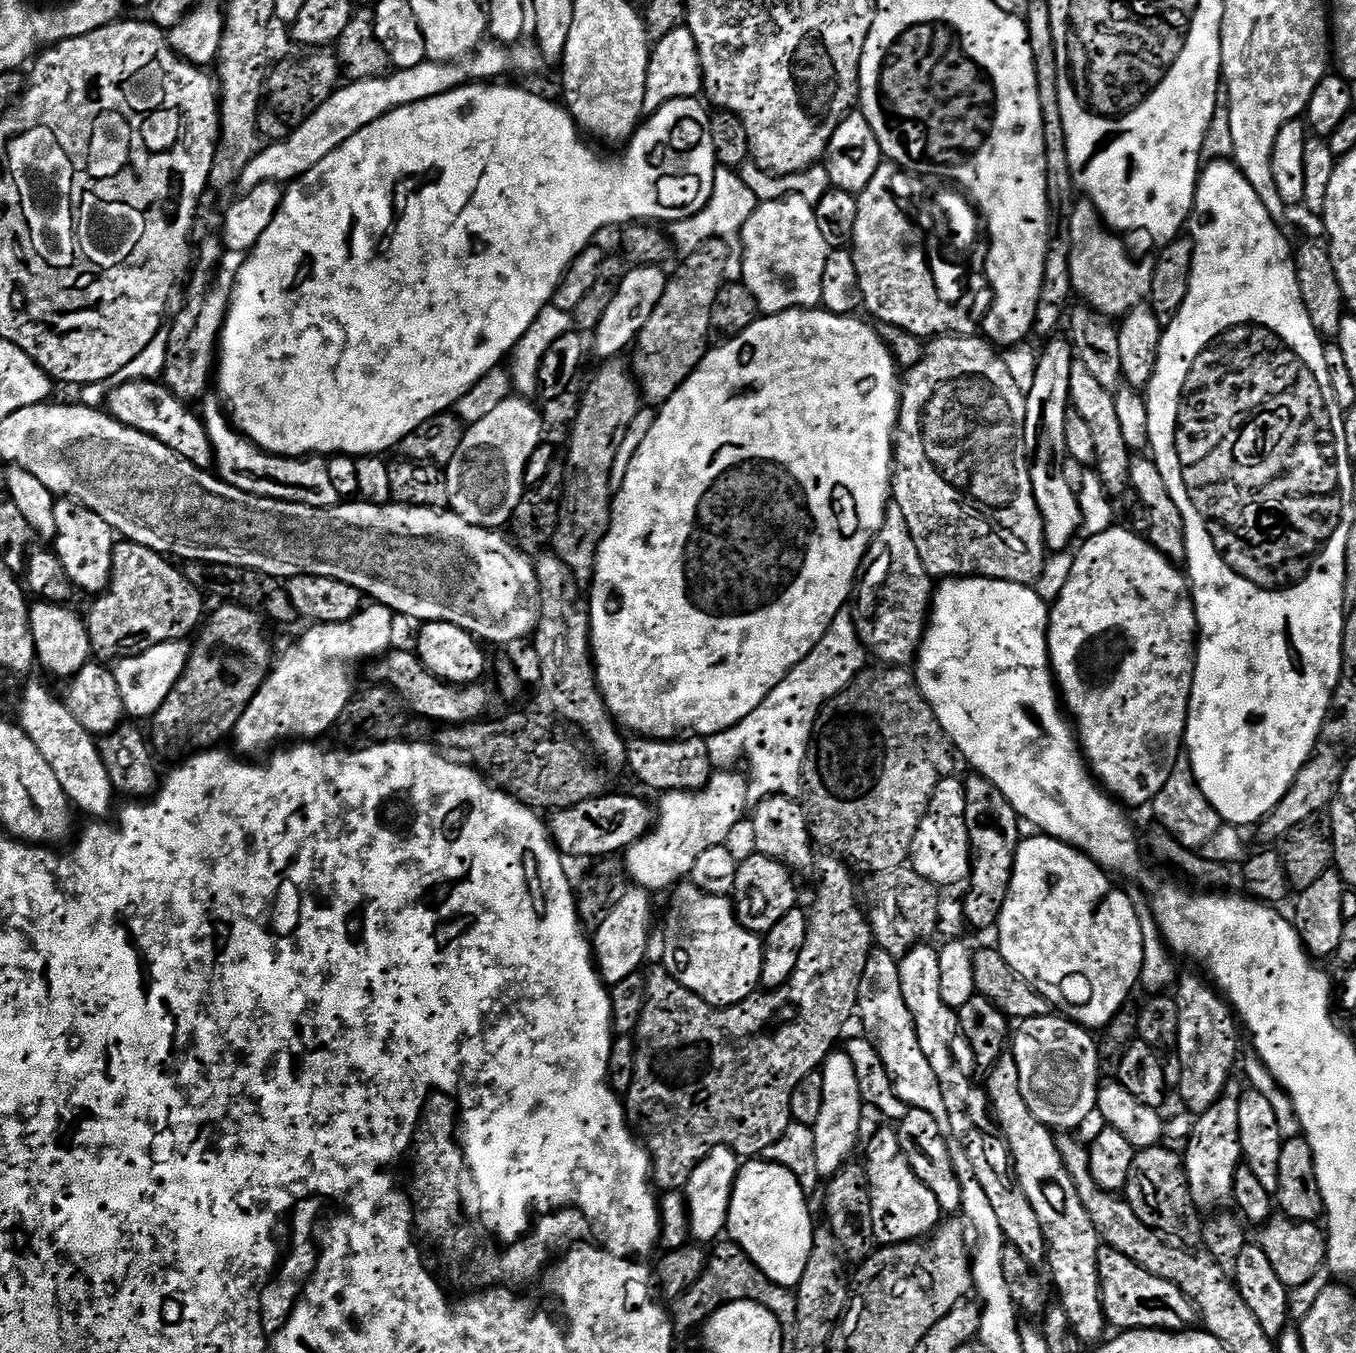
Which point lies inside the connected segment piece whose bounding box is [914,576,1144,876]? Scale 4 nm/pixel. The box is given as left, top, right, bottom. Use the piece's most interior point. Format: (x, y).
(983, 667)

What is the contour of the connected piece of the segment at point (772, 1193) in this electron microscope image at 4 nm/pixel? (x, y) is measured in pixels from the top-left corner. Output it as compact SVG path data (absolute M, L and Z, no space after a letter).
M763 1158L739 1165L730 1198L727 1235L732 1235L731 1243L738 1245L770 1282L789 1290L795 1290L802 1282L814 1246L816 1228L808 1204L809 1197L804 1195L798 1178L784 1166Z

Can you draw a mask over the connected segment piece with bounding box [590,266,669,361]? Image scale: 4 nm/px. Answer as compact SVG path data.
M660 266L629 267L622 278L622 286L618 286L618 294L614 294L606 314L602 314L602 322L598 322L590 344L596 347L601 361L617 359L621 354L633 347L639 336L642 326L650 322L650 314L654 314L654 306L662 302L662 294L668 285L669 273Z

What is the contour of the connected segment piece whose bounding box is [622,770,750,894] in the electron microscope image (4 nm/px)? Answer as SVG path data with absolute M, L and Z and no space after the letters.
M720 770L708 779L702 790L663 793L659 797L658 819L652 829L623 853L627 879L635 887L657 894L663 888L671 889L687 881L703 851L727 845L728 835L739 826L743 816L745 819L750 804L748 780L741 773L740 776L736 770Z

